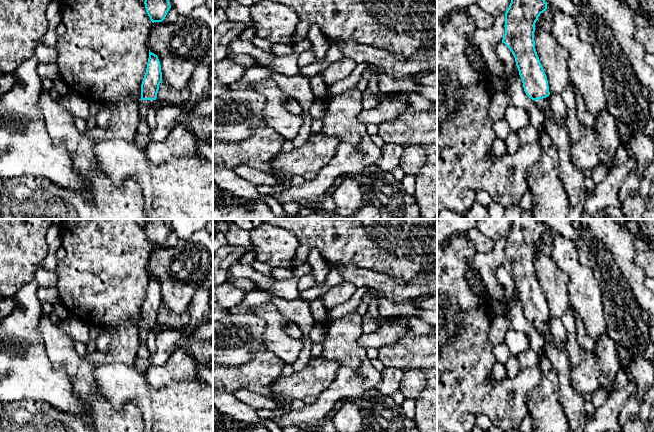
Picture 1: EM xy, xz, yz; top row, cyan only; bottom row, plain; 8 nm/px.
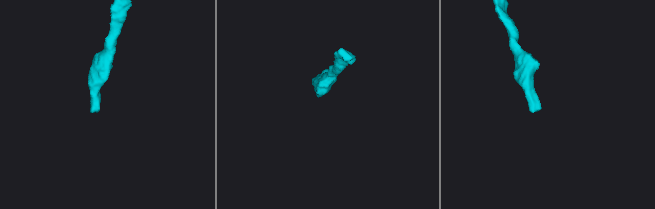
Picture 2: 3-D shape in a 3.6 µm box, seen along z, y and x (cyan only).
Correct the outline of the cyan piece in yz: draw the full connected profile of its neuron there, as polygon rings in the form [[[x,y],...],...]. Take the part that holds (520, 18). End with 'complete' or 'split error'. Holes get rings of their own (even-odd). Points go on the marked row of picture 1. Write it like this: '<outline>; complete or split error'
[[[511,0],[511,3],[505,13],[505,34],[502,39],[512,52],[519,75],[522,79],[523,88],[526,95],[535,101],[535,105],[545,115],[544,128],[550,136],[553,145],[556,146],[559,155],[559,176],[564,188],[569,196],[569,214],[567,219],[579,219],[583,210],[583,203],[587,189],[584,184],[585,173],[580,171],[571,159],[571,140],[569,132],[564,123],[556,120],[551,113],[547,97],[550,95],[547,76],[540,63],[535,49],[534,32],[535,23],[541,13],[546,11],[547,3],[545,0]]]; split error

